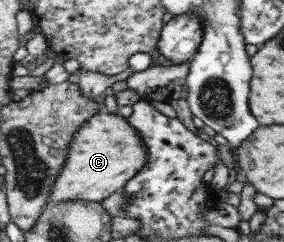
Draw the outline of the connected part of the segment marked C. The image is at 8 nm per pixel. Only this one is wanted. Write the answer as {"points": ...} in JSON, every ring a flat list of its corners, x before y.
{"points":[[98,112,82,122,74,132,66,148,64,163,54,178,54,183,45,202,46,204,64,201,103,202,104,198,110,194,120,192,126,182,138,173,138,170,145,164,145,156,147,155,143,145,124,118,114,113]]}

